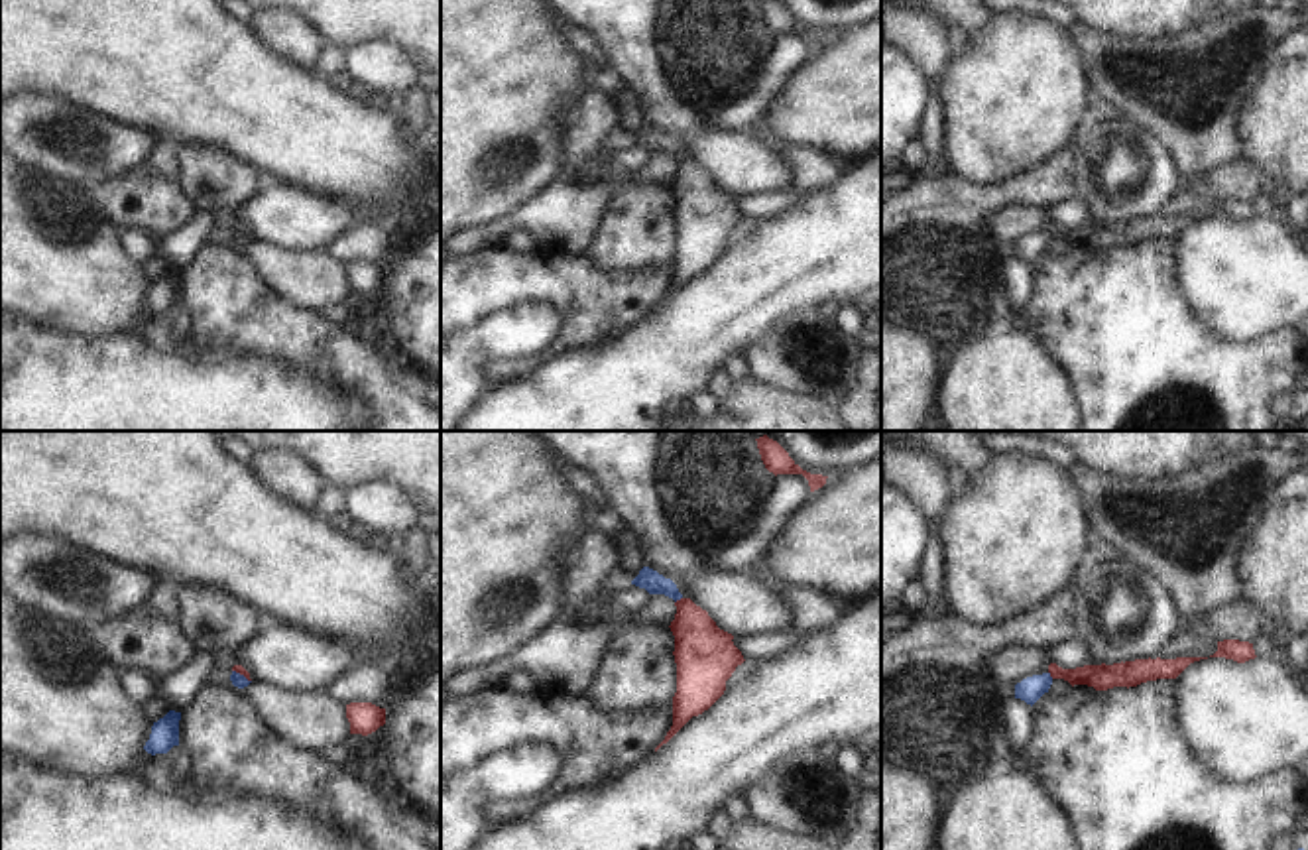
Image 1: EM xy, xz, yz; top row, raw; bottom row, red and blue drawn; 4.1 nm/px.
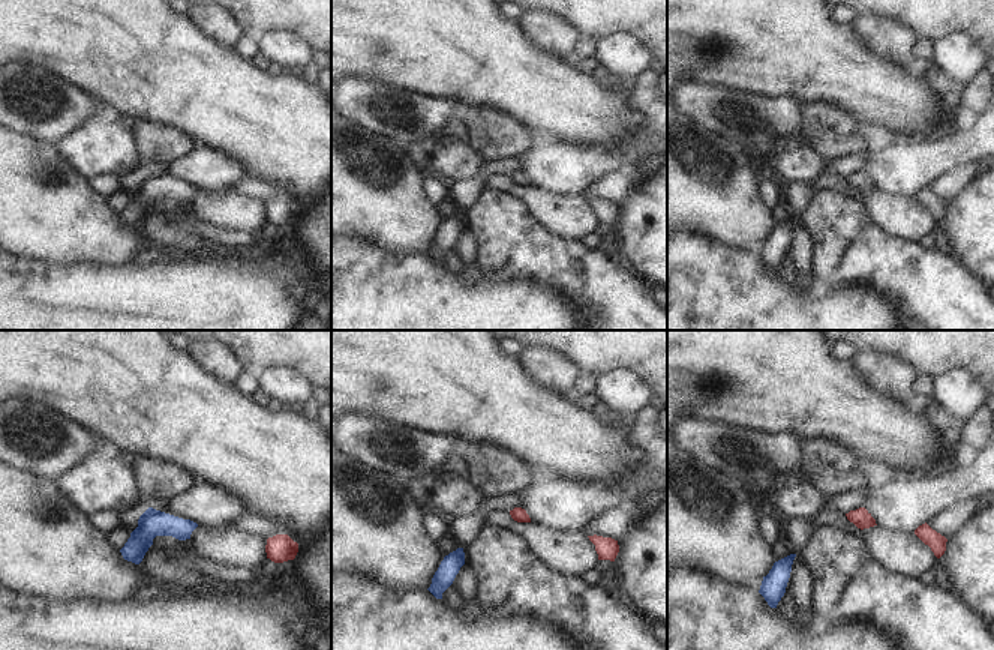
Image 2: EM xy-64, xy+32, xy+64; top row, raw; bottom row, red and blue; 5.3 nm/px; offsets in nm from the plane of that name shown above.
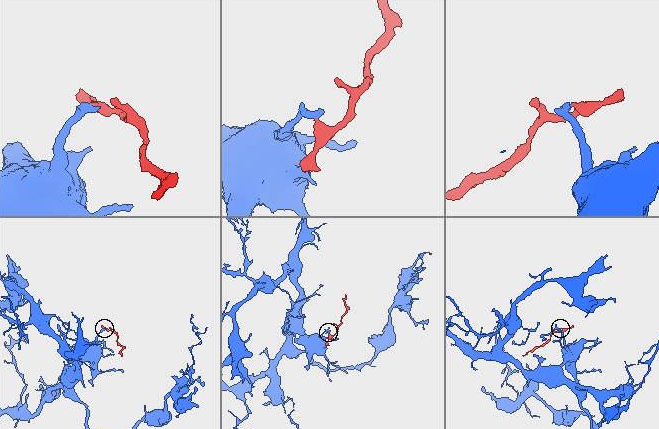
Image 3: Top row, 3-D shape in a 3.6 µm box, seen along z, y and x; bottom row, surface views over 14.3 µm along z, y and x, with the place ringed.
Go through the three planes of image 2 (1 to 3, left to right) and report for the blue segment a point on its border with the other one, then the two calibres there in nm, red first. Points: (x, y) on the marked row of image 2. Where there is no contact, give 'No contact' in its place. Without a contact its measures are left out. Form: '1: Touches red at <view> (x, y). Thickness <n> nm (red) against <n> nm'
1: No contact
2: No contact
3: No contact

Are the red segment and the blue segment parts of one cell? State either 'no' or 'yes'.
no

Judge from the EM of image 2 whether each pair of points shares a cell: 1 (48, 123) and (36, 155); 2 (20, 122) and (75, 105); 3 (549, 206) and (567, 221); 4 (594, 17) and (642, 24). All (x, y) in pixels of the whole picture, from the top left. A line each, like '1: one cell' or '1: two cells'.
1: two cells
2: one cell
3: one cell
4: one cell

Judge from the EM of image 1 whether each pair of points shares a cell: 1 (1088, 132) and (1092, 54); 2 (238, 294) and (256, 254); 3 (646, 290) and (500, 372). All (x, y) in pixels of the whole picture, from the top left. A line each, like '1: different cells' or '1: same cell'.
1: different cells
2: different cells
3: same cell

